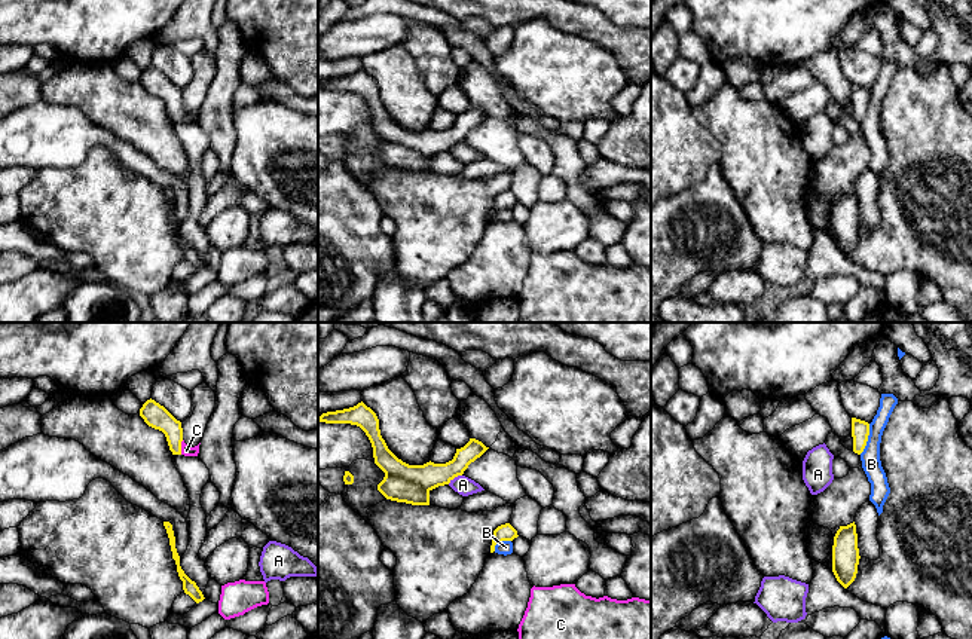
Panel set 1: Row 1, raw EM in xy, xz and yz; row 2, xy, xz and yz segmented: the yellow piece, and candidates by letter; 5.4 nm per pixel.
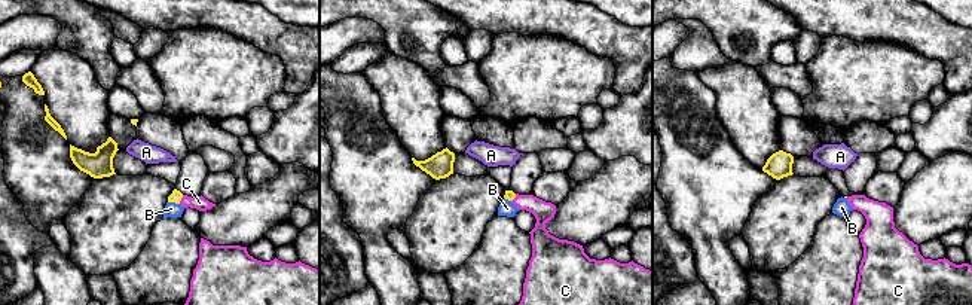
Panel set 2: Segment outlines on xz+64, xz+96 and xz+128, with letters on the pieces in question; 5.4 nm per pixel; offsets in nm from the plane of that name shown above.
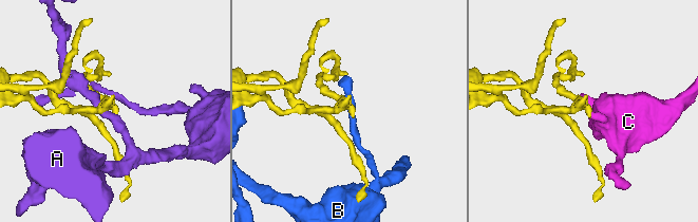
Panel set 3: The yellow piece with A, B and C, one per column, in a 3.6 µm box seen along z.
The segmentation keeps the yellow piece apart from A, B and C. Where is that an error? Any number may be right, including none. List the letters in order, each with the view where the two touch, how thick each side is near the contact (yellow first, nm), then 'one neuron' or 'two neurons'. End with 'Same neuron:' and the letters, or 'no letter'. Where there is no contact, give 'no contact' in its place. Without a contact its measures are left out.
A: meets yellow in xz; 200 nm thick on the yellow side, 100 nm on the other; two neurons
B: meets yellow in yz; 100 nm thick on the yellow side, 110 nm on the other; two neurons
C: meets yellow in xy; 130 nm thick on the yellow side, 60 nm on the other; one neuron
Same neuron: C

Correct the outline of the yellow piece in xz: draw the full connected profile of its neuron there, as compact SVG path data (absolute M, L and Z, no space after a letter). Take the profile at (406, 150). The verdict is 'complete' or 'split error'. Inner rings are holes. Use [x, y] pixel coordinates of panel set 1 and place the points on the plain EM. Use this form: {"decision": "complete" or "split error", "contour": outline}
{"decision": "complete", "contour": "M363 68L349 76L323 80L320 89L360 94L372 110L375 131L385 140L378 158L386 166L412 172L430 172L432 156L449 152L455 144L462 143L468 132L489 116L482 108L470 106L446 131L430 128L424 132L409 132L388 116L380 103L376 80Z"}

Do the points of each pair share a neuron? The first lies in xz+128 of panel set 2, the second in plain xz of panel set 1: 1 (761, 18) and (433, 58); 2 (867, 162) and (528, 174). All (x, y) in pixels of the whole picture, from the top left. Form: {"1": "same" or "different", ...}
{"1": "same", "2": "same"}

